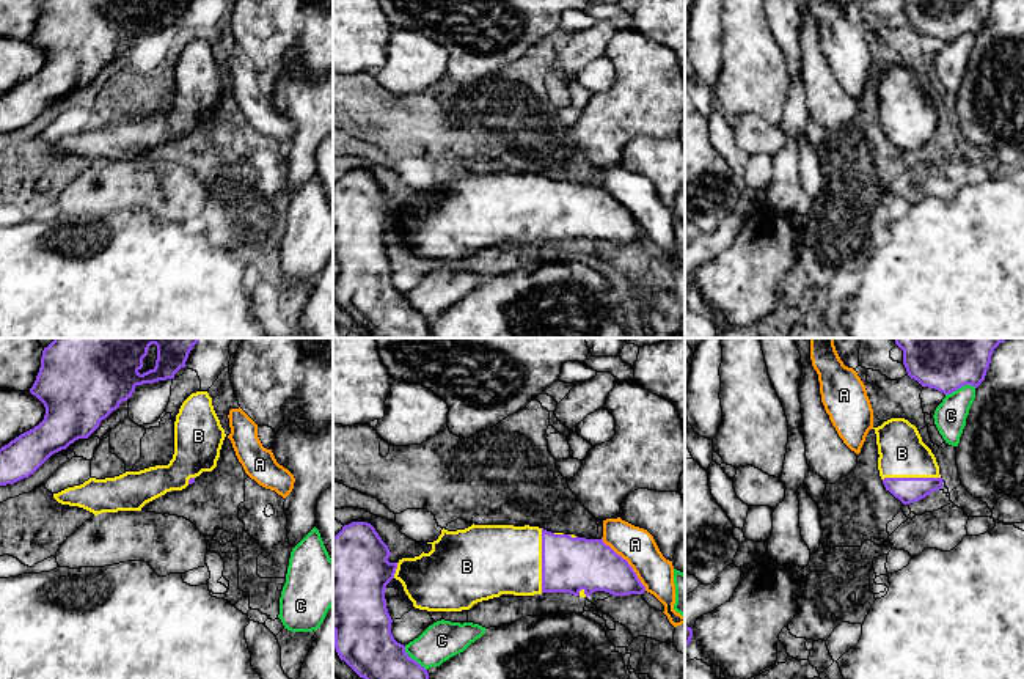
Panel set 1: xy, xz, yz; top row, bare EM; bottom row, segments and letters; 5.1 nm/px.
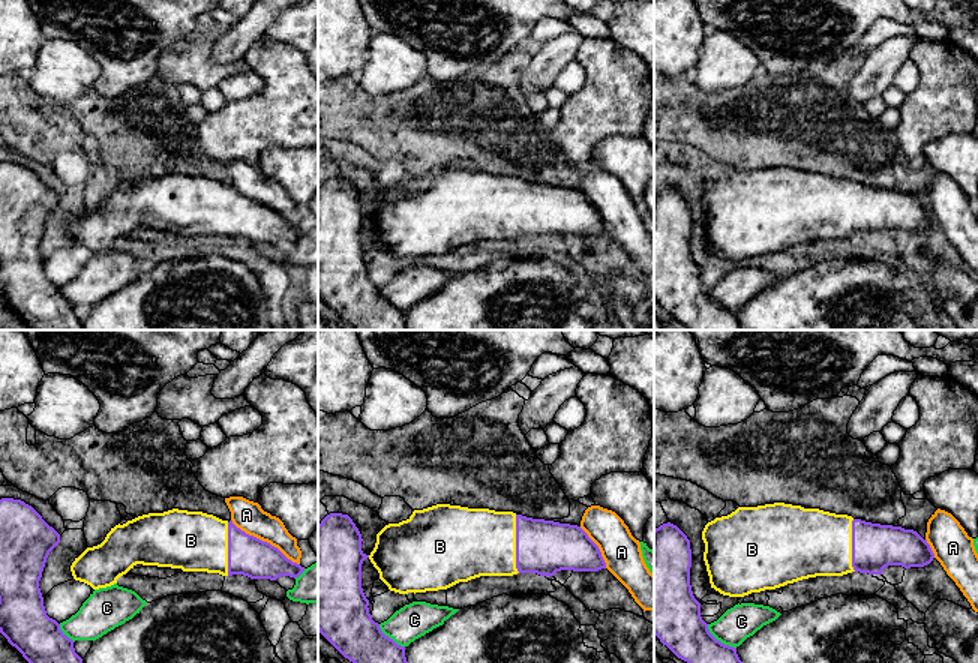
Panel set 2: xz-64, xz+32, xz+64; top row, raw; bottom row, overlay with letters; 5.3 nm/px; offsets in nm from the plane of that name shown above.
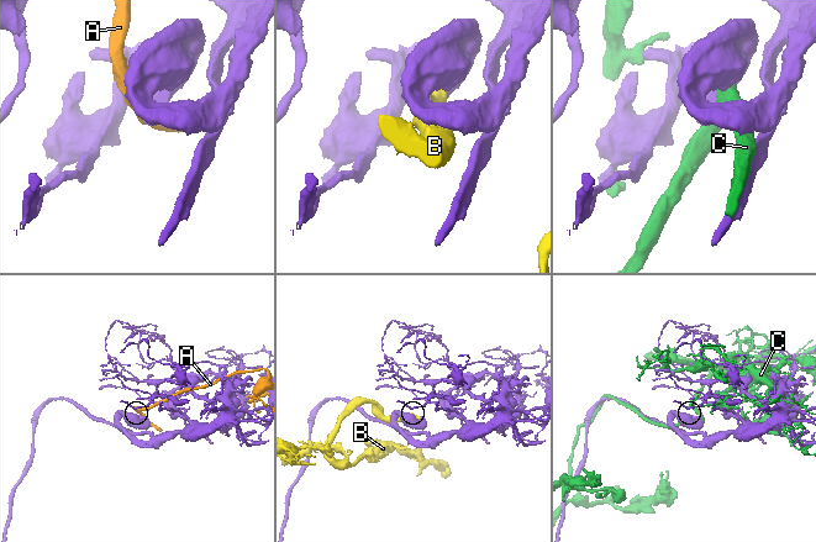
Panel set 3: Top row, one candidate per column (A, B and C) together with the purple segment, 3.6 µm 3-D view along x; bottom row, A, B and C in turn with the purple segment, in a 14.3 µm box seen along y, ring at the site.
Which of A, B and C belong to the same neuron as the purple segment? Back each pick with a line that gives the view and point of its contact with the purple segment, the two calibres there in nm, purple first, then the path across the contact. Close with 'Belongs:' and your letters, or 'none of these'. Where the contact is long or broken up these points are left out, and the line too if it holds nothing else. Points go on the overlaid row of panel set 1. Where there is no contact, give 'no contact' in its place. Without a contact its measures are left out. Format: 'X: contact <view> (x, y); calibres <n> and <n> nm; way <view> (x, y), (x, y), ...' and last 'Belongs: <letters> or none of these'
B: contact xz (542, 560); calibres 280 and 360 nm
Belongs: B

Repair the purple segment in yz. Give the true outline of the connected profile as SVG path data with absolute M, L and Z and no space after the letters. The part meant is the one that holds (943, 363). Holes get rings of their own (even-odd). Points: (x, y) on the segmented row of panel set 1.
M894 338L903 351L903 365L922 387L950 395L964 385L978 387L986 376L994 349L1007 338Z

